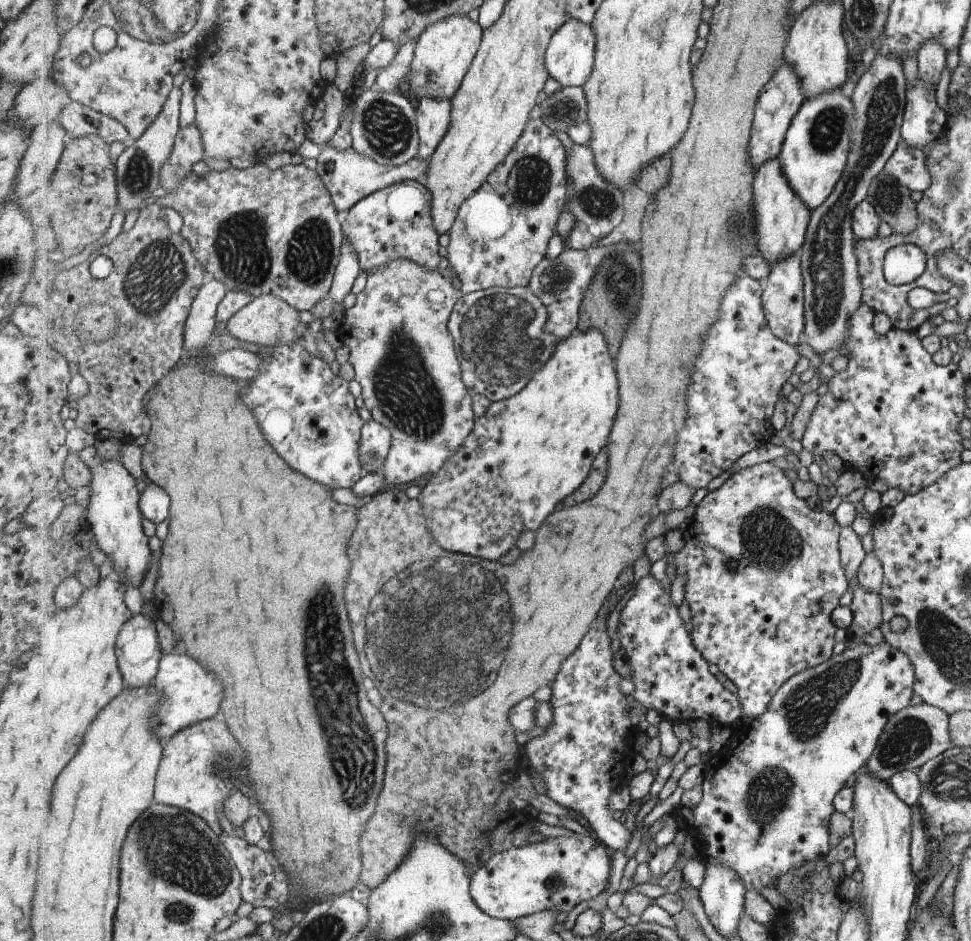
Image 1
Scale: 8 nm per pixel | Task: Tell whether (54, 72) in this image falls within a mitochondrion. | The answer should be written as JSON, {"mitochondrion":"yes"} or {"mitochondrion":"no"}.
{"mitochondrion":"no"}

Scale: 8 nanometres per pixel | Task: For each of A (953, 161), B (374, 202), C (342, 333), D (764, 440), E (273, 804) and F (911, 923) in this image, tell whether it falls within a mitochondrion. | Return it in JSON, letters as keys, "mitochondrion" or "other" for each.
{"A":"mitochondrion","B":"other","C":"other","D":"other","E":"other","F":"other"}

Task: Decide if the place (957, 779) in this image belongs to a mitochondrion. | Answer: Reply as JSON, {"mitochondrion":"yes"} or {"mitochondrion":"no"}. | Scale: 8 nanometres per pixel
{"mitochondrion":"yes"}

